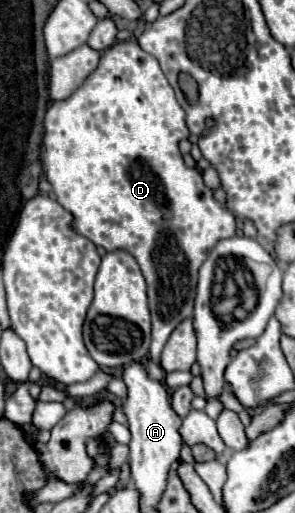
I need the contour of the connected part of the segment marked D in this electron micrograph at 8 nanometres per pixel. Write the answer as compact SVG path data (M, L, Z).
M118 41L112 47L108 47L102 57L98 67L86 77L86 81L82 83L82 87L78 87L78 91L74 91L68 99L64 101L52 101L46 117L44 117L44 139L42 139L42 163L44 163L44 171L46 171L46 179L52 185L52 191L56 195L56 201L72 213L74 221L72 221L72 229L78 235L84 235L86 239L90 239L92 243L96 243L98 247L104 247L106 251L114 251L114 249L124 249L130 255L134 255L134 259L138 261L142 275L146 277L146 285L148 285L148 301L150 301L150 313L152 313L152 345L150 345L150 361L152 361L152 369L150 369L150 377L154 379L162 379L162 373L156 373L160 369L160 353L170 337L170 333L180 325L182 319L190 317L194 311L194 295L196 295L196 279L198 279L198 269L204 263L208 251L220 241L220 239L228 239L236 235L236 221L232 211L218 203L212 197L212 189L208 189L204 185L202 173L196 167L190 168L184 165L182 153L178 143L187 139L190 135L188 127L186 127L186 113L182 111L180 103L176 101L174 89L170 87L168 79L164 77L158 59L154 59L152 55L148 55L146 51L142 51L138 47L136 41Z

